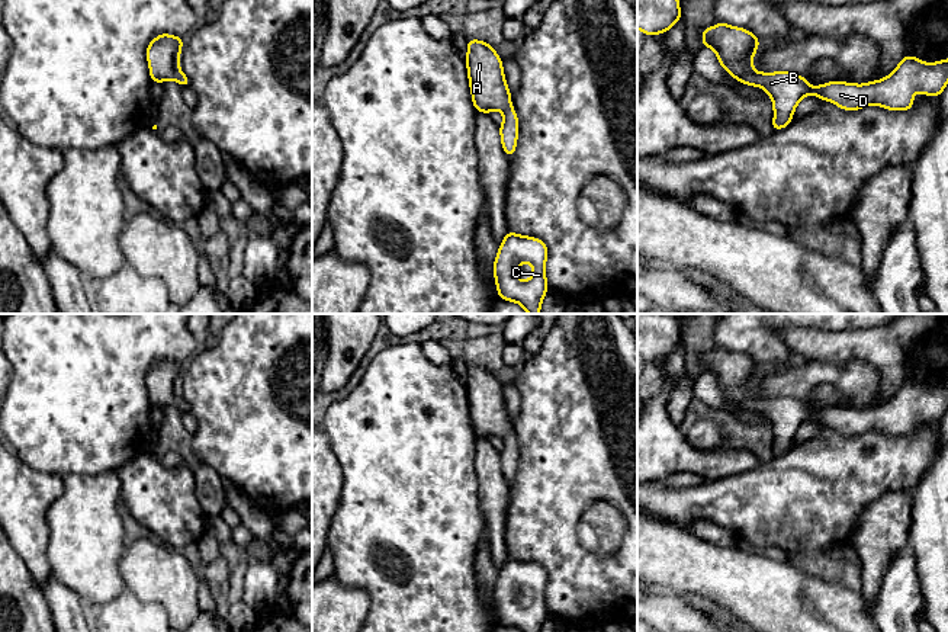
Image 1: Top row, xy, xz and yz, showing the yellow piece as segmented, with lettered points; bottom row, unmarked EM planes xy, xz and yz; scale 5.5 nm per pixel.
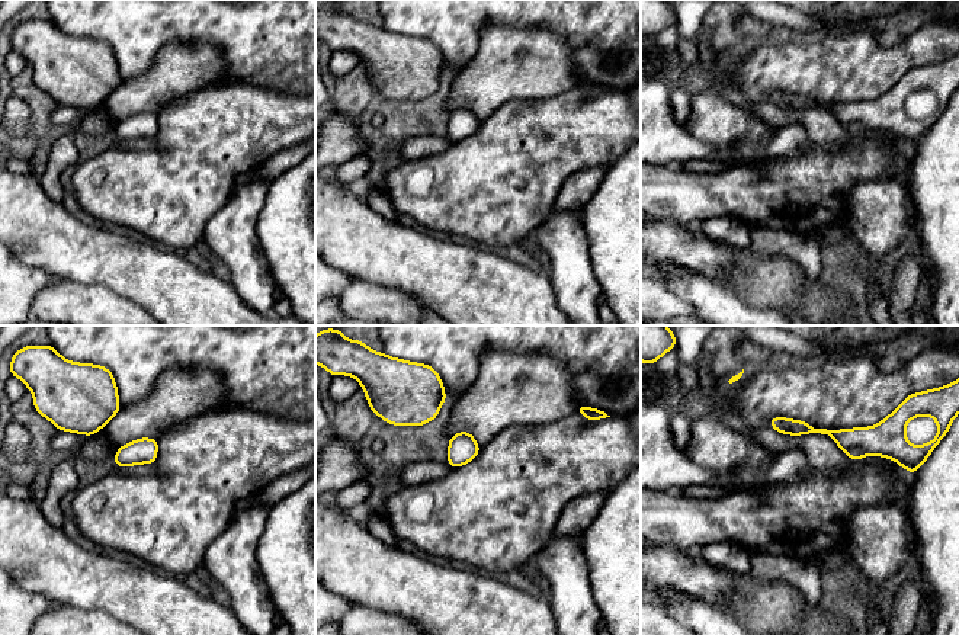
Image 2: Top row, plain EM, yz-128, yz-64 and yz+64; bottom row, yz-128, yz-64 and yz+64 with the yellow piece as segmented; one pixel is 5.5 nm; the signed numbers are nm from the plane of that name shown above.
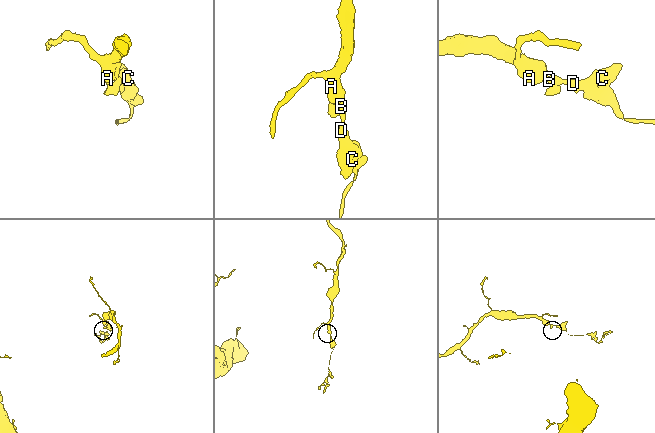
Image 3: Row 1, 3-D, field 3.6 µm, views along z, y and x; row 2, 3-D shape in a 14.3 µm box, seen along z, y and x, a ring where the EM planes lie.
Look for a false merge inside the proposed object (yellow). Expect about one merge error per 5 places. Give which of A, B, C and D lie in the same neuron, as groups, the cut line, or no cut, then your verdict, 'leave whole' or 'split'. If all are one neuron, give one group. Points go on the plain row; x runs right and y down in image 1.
A B C D | no cut | leave whole

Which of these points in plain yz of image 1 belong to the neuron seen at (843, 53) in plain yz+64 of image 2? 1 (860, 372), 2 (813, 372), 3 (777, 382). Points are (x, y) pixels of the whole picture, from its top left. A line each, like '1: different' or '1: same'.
1: same
2: same
3: same

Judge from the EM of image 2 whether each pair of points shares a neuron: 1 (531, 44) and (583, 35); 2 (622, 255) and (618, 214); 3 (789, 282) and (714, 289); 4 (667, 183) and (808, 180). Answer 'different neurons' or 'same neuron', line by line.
1: different neurons
2: same neuron
3: different neurons
4: same neuron

